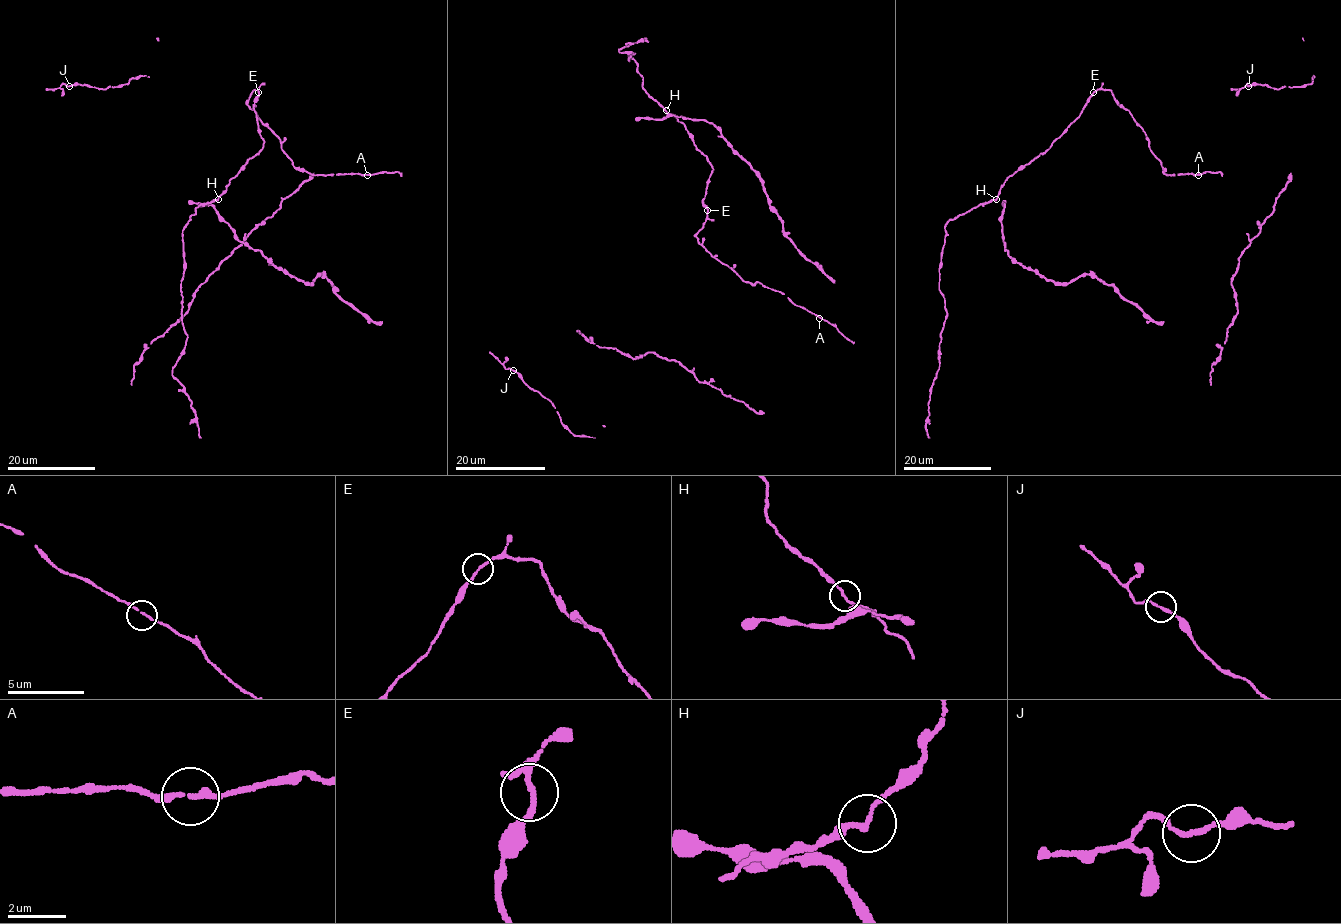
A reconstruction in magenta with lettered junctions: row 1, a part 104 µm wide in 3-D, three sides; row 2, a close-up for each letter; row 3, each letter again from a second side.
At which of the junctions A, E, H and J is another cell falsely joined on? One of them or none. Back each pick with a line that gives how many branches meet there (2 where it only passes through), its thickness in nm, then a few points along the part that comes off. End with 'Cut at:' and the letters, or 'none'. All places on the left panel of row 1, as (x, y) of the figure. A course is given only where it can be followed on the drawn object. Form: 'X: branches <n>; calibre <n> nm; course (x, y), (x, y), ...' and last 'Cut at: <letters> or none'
Cut at: none

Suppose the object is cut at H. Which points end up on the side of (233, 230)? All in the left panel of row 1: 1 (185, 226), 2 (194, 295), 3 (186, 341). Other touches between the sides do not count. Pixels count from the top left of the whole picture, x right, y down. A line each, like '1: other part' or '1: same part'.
1: other part
2: same part
3: other part

